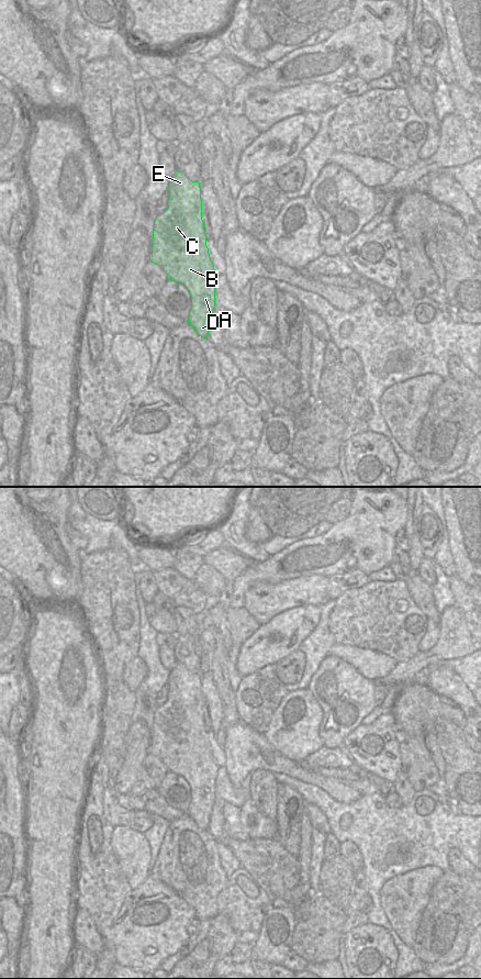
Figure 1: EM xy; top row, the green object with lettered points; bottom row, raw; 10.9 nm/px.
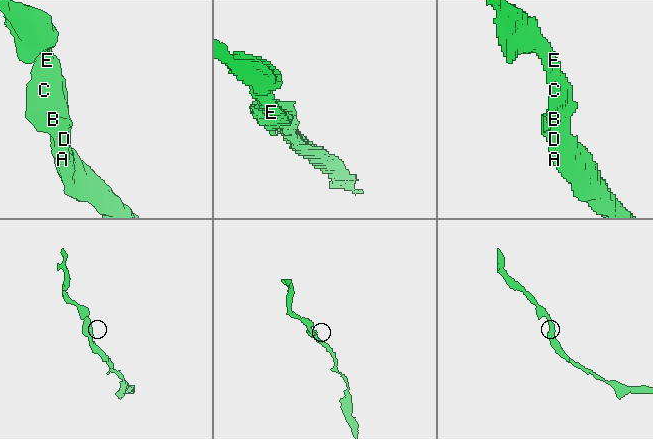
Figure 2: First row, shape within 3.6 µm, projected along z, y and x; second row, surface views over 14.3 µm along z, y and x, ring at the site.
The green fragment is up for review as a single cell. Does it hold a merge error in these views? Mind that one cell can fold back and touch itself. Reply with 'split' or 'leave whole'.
leave whole

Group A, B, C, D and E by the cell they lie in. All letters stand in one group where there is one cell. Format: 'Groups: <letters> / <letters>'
Groups: A B C D E.

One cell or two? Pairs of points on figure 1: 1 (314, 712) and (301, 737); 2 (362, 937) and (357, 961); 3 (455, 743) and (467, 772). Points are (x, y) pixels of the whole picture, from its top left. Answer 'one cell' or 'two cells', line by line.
1: one cell
2: one cell
3: one cell

